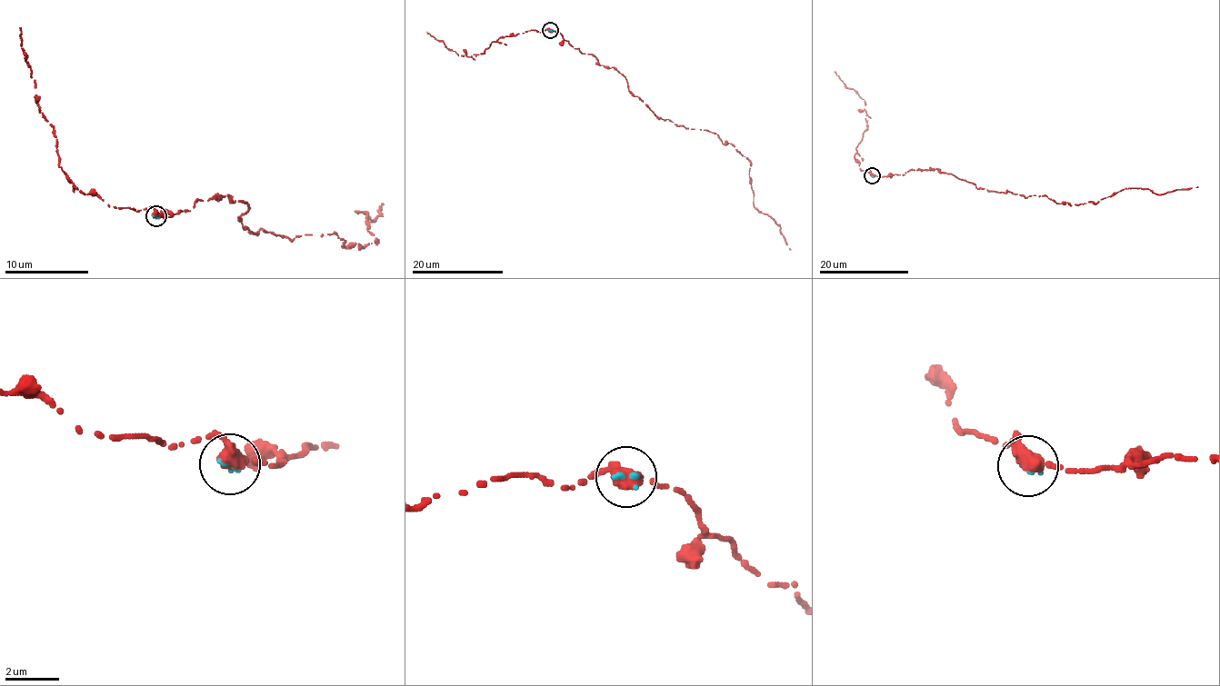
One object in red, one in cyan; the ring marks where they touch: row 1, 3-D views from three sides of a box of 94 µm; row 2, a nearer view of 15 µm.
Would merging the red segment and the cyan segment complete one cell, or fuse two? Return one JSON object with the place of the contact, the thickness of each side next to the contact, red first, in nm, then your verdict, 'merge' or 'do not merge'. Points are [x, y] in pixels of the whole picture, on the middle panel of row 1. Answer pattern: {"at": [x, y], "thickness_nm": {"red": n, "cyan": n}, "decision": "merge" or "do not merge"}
{"at": [550, 30], "thickness_nm": {"red": 440, "cyan": 180}, "decision": "merge"}

